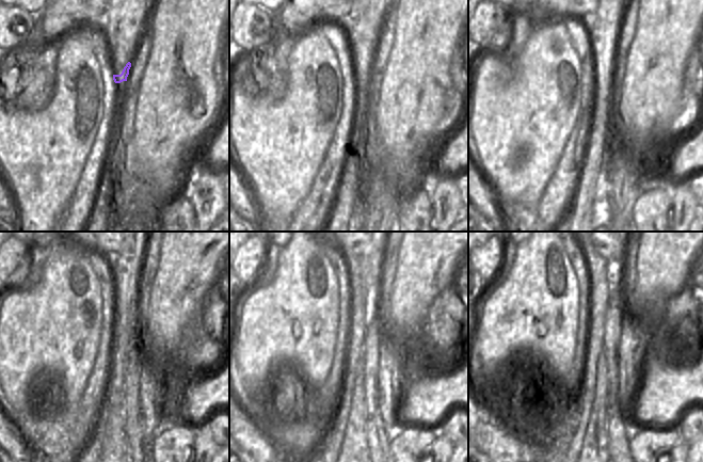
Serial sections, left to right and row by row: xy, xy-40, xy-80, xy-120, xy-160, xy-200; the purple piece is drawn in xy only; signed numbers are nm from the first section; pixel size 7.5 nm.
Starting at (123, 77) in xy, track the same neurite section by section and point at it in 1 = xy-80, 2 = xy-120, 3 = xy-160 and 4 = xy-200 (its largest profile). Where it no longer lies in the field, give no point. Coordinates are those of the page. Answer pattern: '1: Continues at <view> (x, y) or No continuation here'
1: Continues at xy-80 (605, 21)
2: Continues at xy-120 (125, 267)
3: Continues at xy-160 (367, 267)
4: Continues at xy-200 (595, 265).

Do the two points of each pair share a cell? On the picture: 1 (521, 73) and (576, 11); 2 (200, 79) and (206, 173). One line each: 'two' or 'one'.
1: two
2: two

